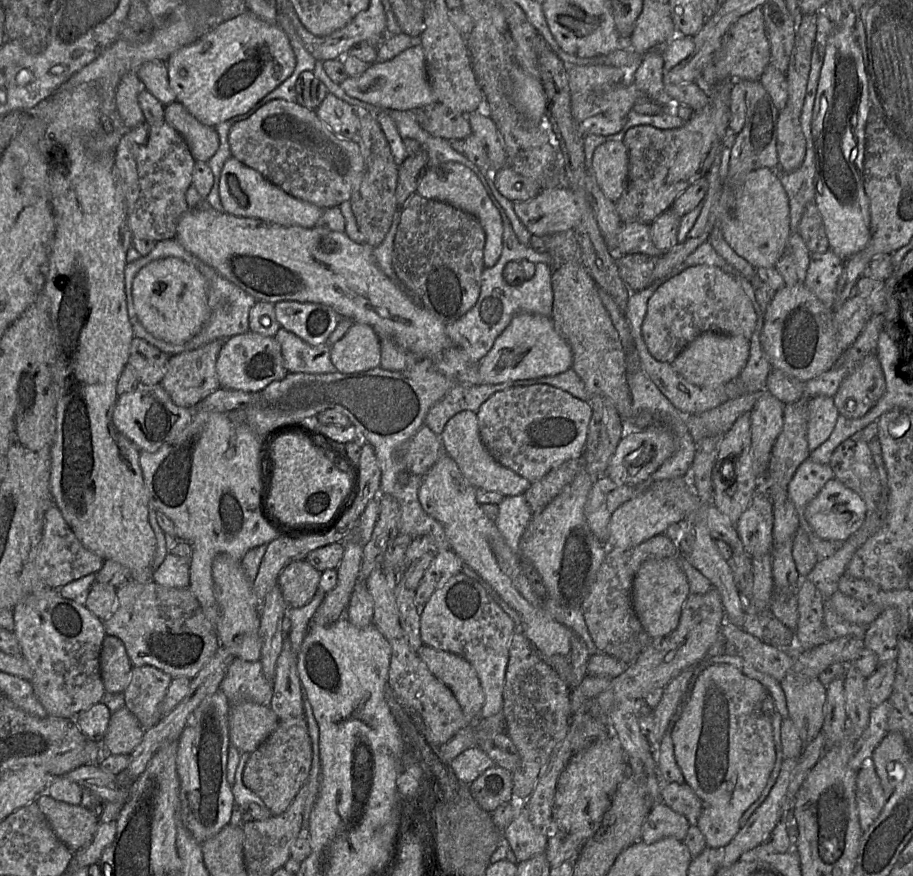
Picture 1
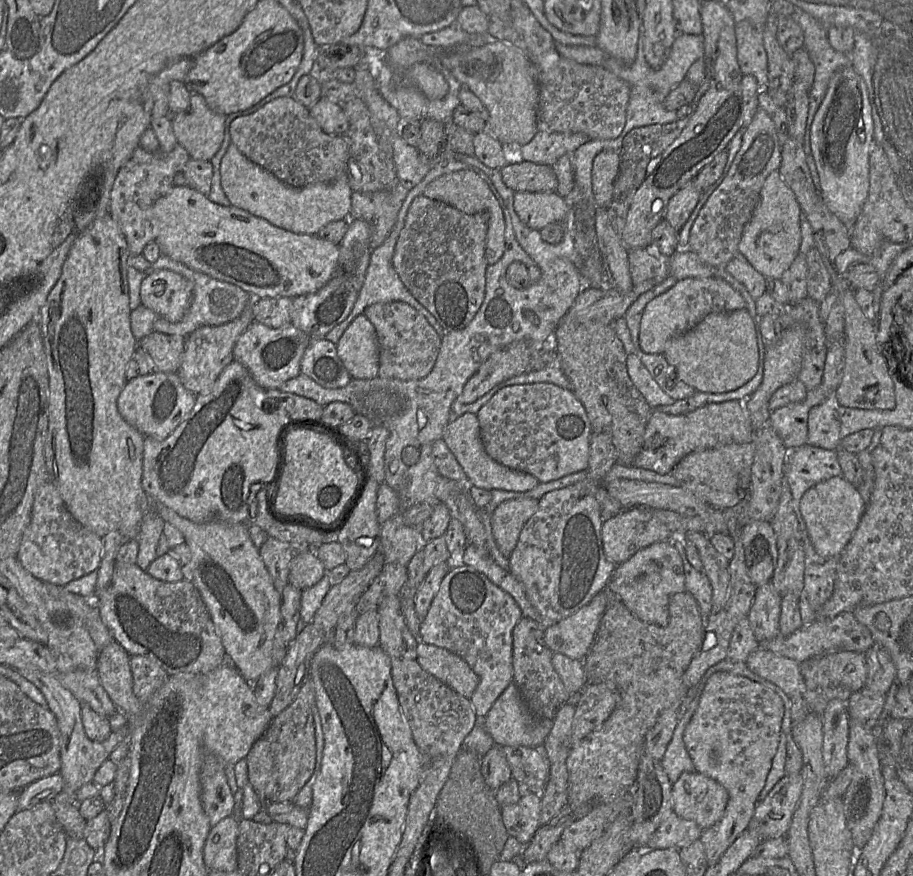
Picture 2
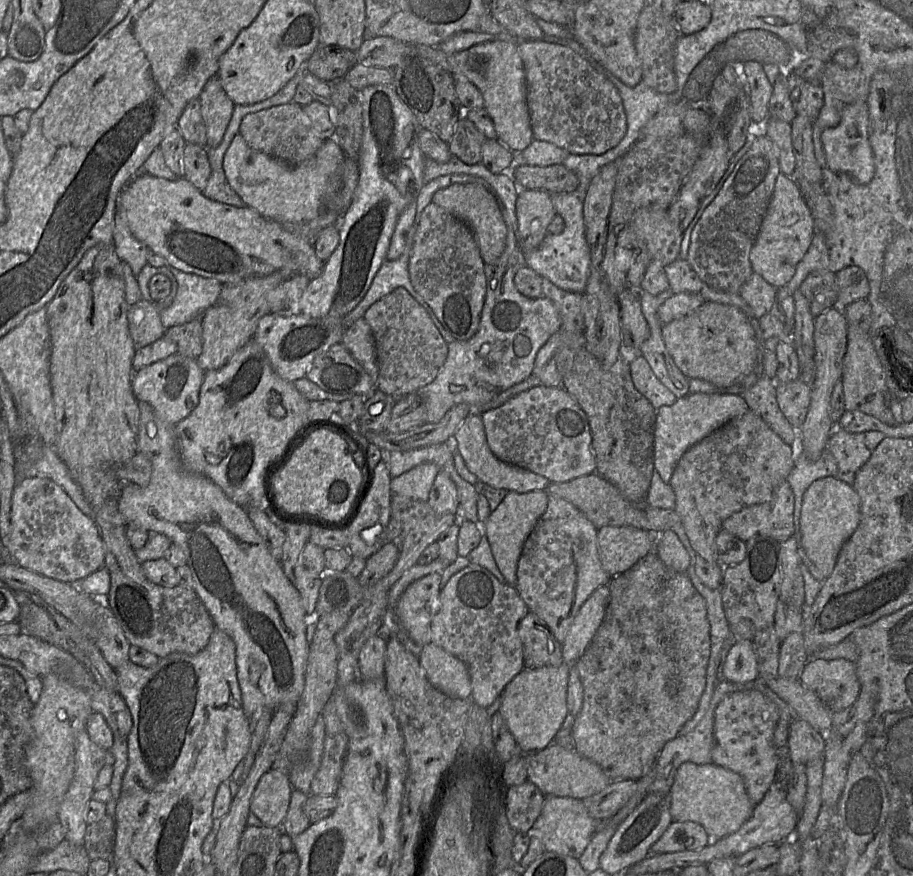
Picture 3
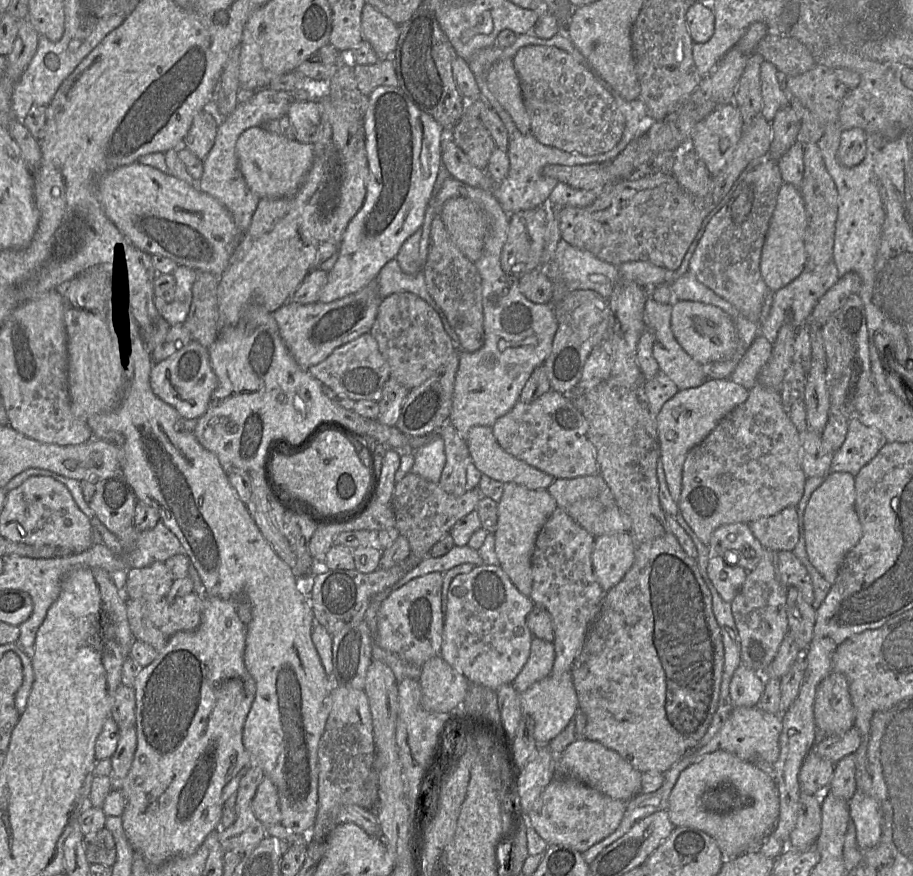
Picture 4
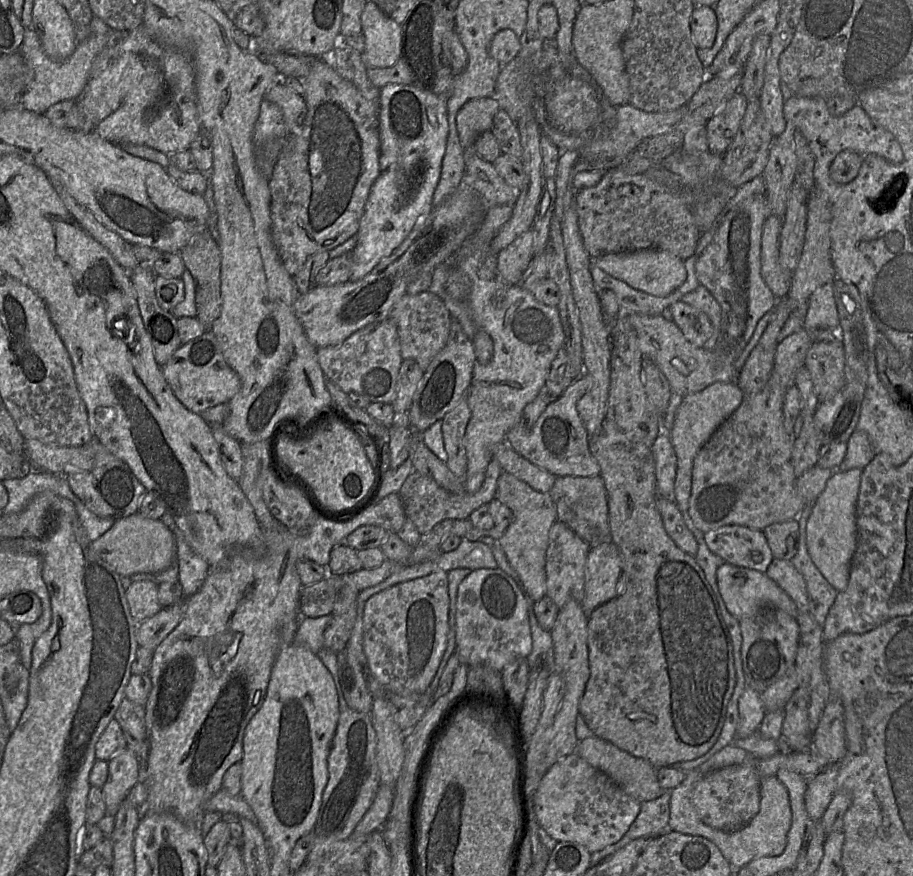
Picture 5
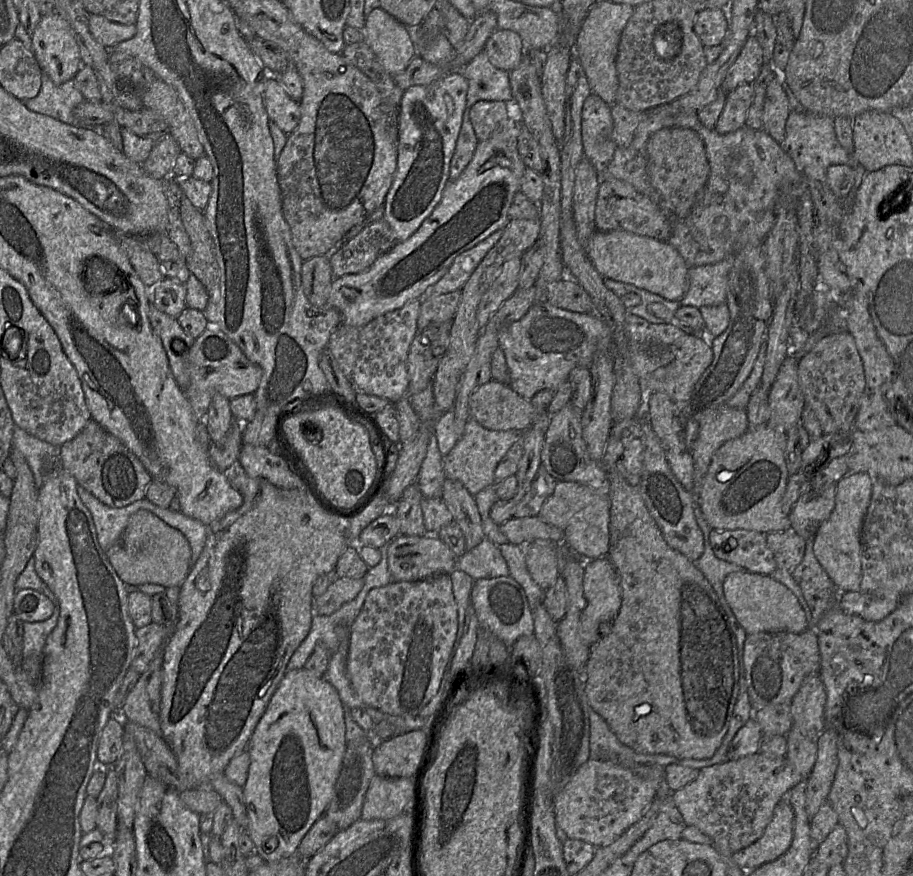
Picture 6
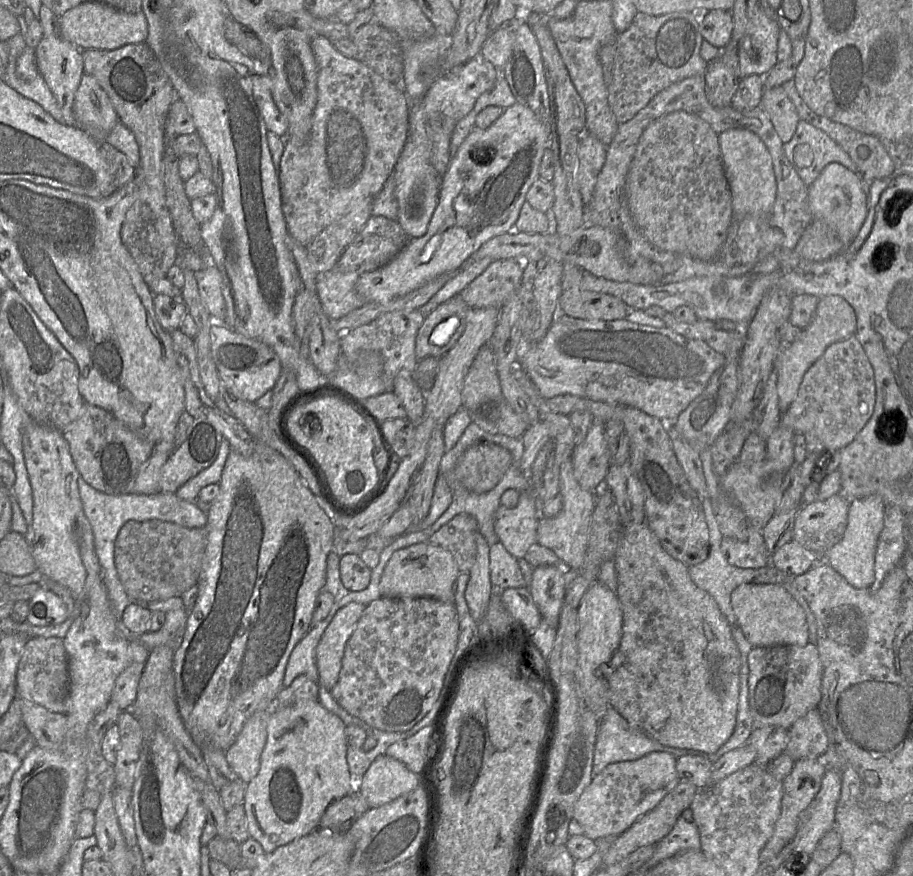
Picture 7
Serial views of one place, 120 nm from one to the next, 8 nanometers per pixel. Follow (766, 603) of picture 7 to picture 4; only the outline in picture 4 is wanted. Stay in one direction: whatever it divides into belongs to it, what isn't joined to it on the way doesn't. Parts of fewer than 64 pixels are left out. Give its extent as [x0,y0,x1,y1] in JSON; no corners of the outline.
[707,555,748,603]

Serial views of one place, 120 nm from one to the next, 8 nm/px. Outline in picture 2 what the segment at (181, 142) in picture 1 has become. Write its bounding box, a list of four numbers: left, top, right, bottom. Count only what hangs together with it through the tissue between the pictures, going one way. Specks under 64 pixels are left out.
[109,144,190,255]

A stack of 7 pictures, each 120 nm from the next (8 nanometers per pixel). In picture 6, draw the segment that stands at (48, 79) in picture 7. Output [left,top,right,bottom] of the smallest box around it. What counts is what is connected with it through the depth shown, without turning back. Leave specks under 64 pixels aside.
[32,12,83,85]

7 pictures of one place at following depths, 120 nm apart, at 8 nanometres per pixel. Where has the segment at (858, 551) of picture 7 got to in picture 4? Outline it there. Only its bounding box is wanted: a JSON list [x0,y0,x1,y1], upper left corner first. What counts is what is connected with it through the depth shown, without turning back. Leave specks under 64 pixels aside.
[804,472,861,585]

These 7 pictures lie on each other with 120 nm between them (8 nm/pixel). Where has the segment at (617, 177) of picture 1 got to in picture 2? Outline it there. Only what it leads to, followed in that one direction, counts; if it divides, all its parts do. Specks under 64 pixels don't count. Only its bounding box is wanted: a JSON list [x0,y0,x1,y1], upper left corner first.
[592,150,620,208]

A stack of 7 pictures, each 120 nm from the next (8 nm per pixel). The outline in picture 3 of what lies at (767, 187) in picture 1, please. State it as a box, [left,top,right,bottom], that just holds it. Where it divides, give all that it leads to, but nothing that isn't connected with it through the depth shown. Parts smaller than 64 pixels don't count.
[750,172,814,289]

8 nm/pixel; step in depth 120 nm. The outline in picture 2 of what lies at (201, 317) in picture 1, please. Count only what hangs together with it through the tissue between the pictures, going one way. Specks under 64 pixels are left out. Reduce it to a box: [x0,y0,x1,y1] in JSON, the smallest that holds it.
[140,270,192,322]

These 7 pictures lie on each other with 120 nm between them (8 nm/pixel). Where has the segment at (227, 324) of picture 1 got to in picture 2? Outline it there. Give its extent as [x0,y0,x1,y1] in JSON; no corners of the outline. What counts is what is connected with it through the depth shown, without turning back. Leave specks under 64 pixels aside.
[127,254,253,337]

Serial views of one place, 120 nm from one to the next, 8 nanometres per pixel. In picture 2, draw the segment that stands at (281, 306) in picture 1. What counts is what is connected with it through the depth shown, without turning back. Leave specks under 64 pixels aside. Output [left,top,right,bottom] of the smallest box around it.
[290,219,372,339]

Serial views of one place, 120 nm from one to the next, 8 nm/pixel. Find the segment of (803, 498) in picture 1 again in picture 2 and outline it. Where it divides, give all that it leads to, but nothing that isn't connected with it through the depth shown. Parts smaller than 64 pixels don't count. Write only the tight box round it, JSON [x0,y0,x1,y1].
[785,444,841,525]

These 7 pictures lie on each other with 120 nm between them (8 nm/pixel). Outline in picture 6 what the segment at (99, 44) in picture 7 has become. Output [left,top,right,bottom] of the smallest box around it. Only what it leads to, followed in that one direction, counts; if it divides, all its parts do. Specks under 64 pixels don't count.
[89,14,136,49]

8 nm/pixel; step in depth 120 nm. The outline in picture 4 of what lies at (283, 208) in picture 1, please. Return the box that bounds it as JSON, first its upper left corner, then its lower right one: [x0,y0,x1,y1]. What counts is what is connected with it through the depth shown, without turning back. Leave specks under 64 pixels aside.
[235,126,314,199]

